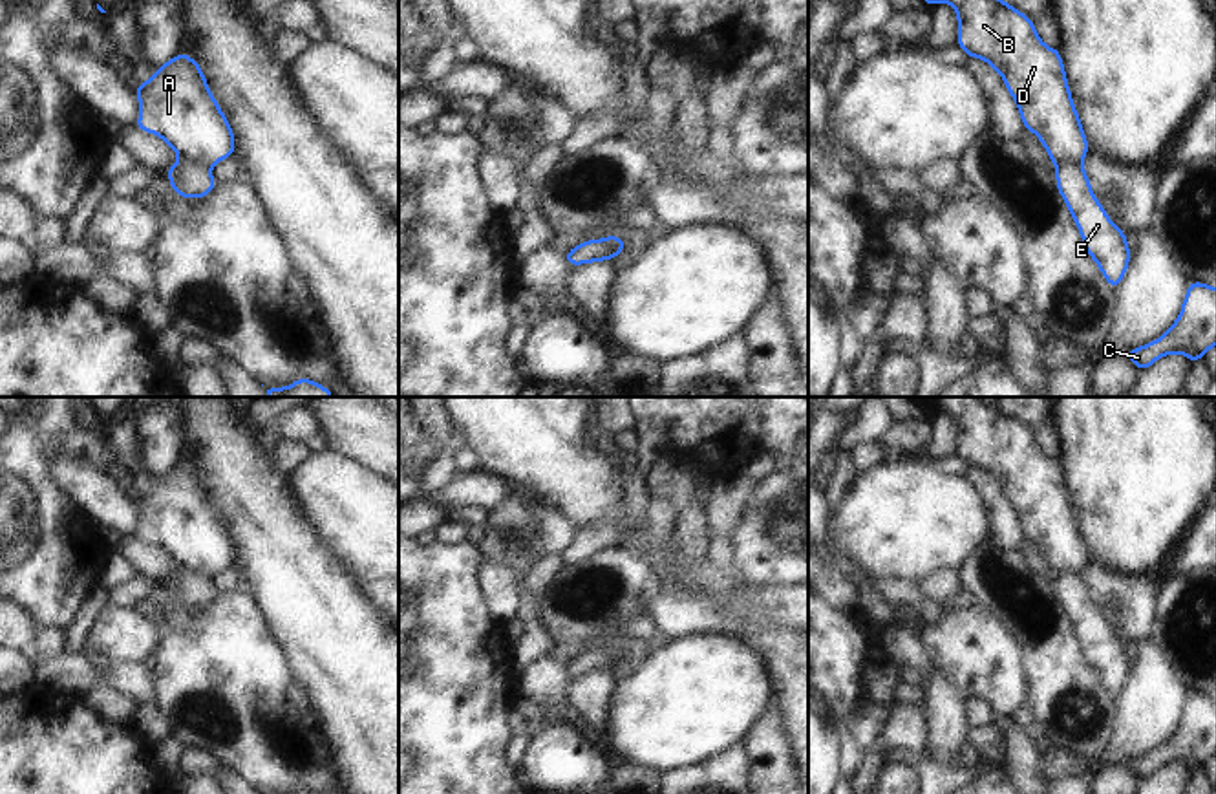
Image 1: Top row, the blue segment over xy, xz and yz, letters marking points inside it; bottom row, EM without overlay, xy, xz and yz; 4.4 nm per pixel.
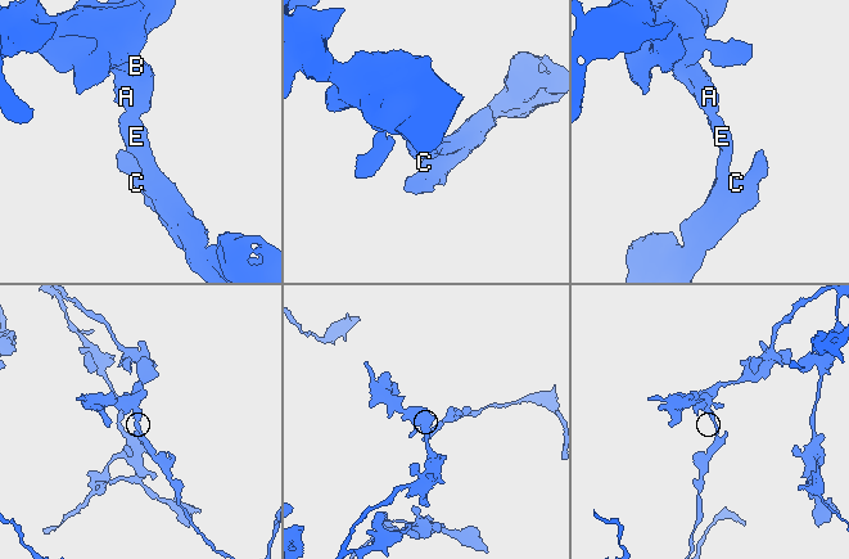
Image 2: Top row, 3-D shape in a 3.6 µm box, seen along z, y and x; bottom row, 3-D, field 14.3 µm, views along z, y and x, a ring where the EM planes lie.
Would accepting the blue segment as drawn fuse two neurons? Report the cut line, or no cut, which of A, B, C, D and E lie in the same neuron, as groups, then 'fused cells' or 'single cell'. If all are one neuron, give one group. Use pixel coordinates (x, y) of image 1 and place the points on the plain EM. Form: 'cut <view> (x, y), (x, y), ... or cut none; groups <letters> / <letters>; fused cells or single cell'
cut xy (183, 569), (209, 577); groups A B D / C E; fused cells

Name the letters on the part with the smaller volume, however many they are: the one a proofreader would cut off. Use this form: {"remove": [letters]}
{"remove": ["C", "E"]}

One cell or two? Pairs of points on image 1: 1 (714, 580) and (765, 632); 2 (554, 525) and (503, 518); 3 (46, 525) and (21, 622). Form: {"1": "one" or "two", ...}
{"1": "one", "2": "one", "3": "two"}

